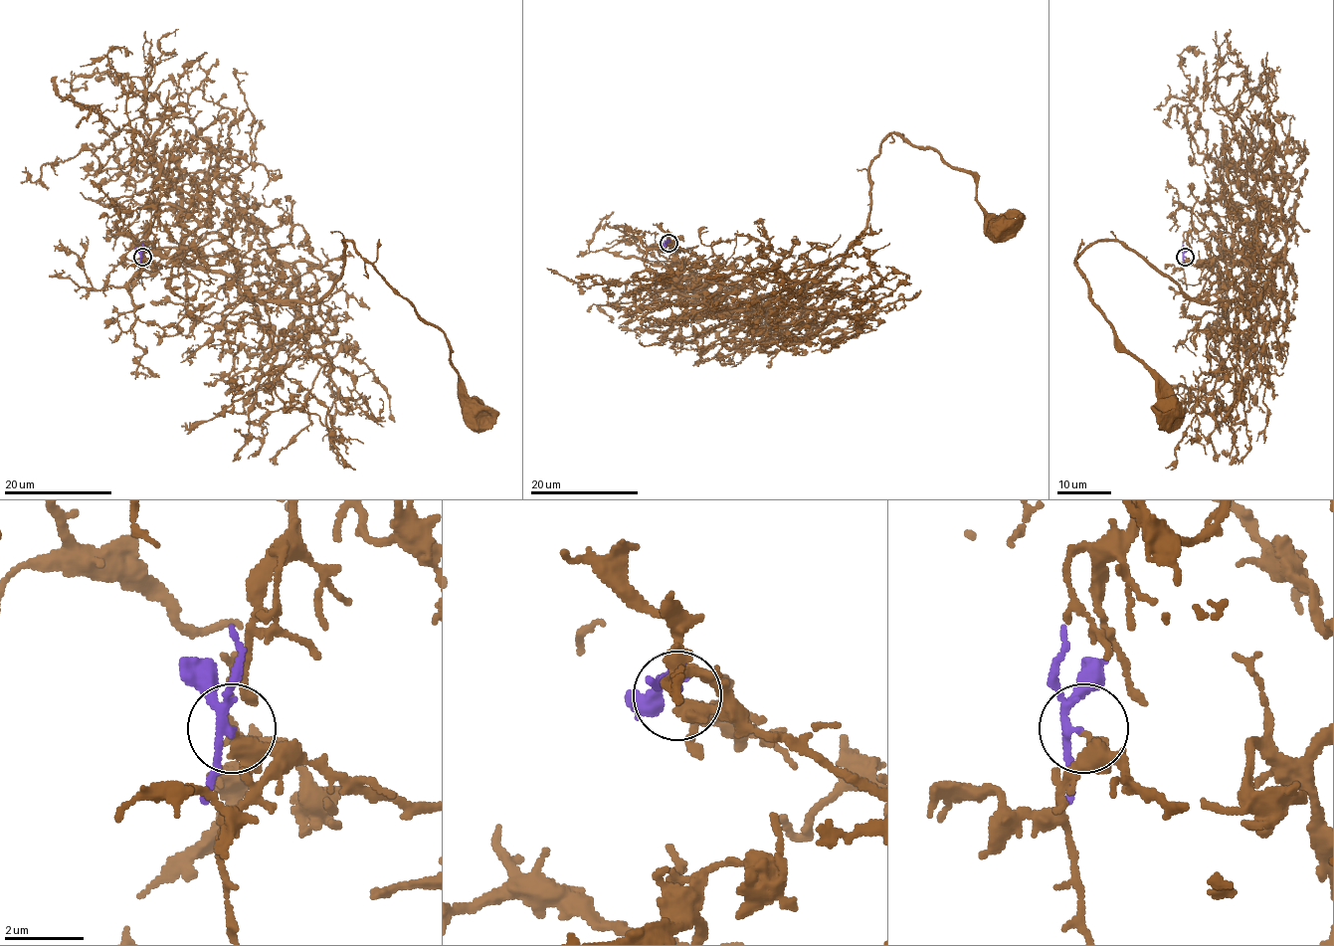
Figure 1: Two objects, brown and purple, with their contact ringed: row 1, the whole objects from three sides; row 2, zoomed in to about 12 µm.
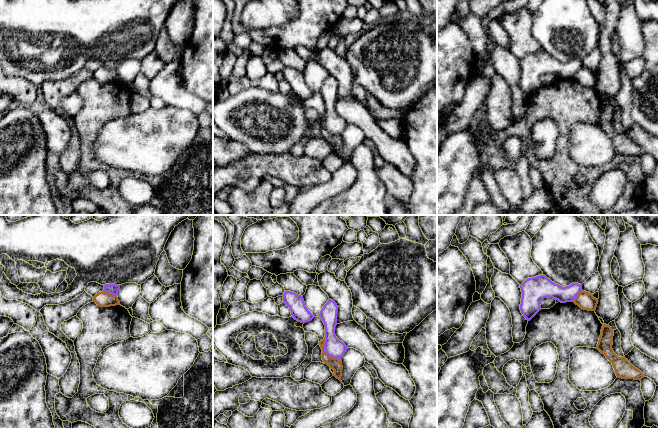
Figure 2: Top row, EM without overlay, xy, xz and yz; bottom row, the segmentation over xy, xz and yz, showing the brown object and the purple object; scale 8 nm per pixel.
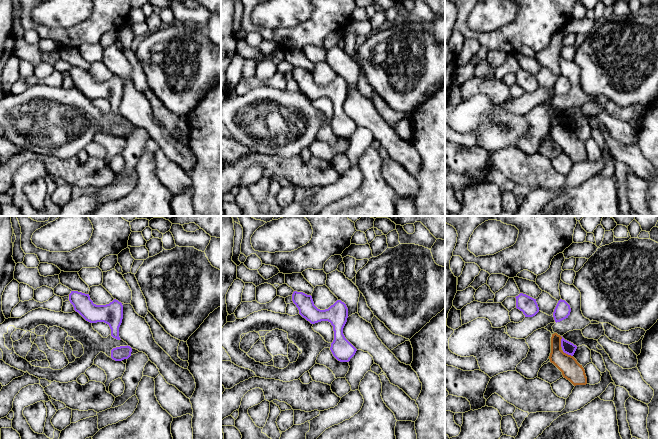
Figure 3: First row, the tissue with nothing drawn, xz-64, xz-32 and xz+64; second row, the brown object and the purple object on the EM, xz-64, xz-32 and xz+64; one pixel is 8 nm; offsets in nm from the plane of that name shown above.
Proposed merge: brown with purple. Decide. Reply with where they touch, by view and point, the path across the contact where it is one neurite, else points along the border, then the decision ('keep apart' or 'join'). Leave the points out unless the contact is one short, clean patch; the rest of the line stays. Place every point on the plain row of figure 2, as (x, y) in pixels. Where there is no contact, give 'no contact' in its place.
meets brown in xz at (325, 128); border along xz (324, 114), (324, 126), (329, 131), (340, 135); keep apart

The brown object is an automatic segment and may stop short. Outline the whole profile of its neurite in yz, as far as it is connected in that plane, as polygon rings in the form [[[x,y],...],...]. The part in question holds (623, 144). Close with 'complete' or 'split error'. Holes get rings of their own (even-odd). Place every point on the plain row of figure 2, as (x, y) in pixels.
[[[604,100],[601,105],[601,111],[597,120],[598,125],[612,139],[617,153],[622,155],[641,156],[644,150],[635,144],[626,134],[618,133],[613,125],[613,106],[609,101]]]; complete

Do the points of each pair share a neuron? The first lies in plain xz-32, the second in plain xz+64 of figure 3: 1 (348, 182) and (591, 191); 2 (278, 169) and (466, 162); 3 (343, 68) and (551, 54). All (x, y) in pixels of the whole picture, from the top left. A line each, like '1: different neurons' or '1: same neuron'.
1: different neurons
2: different neurons
3: different neurons

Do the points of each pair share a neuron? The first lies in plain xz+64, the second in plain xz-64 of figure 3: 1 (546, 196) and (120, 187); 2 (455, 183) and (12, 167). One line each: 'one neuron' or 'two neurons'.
1: one neuron
2: one neuron

